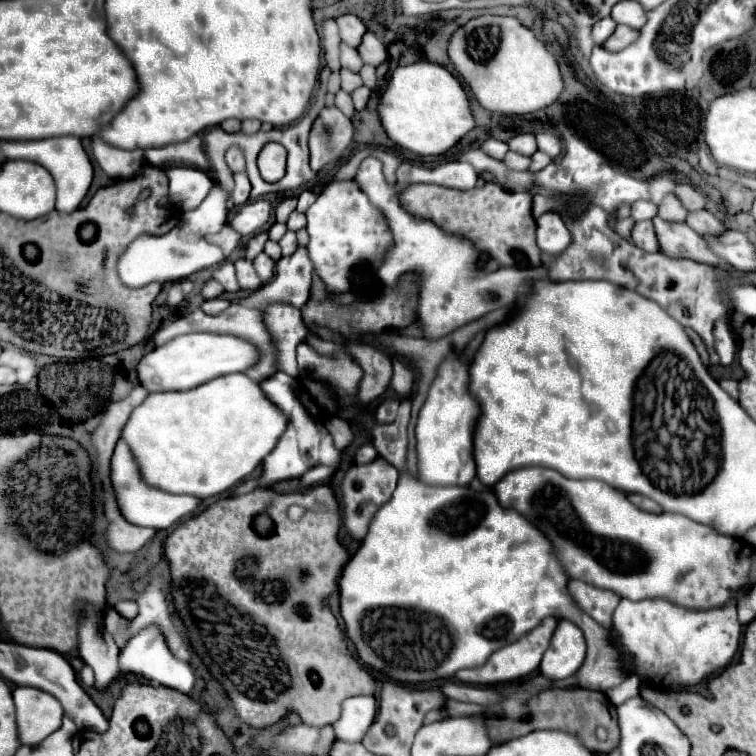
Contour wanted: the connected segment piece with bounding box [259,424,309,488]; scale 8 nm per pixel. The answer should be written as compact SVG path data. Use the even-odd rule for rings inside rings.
M287 424L285 434L277 440L277 446L263 458L263 472L259 478L259 488L269 488L275 482L299 478L309 466L305 464L297 448L297 432Z

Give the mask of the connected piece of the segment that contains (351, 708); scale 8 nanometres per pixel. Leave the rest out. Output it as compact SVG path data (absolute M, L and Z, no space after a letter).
M353 696L341 704L341 716L333 724L335 736L343 742L355 744L361 742L367 728L375 716L375 698L373 696Z

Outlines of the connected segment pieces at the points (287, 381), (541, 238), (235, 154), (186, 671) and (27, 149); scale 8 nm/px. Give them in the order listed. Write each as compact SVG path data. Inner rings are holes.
M285 372L271 374L269 378L265 378L265 382L259 382L263 394L265 394L285 416L289 416L293 404L297 404L297 398L295 398L295 392L293 392L293 384L295 384L295 378L287 376Z
M545 212L537 218L537 244L543 252L567 250L571 246L571 234L557 212Z
M231 146L227 150L227 164L233 166L231 170L233 172L239 172L239 170L245 170L245 158L243 158L243 150L239 150L237 146Z
M149 626L145 630L141 630L137 636L133 636L127 642L125 650L119 652L117 664L119 664L119 670L121 670L119 676L123 676L123 674L135 674L135 676L147 678L149 682L155 682L155 684L161 684L161 686L169 686L173 690L179 690L183 694L187 694L193 688L193 684L195 684L195 674L193 674L191 666L187 662L177 660L169 652L163 634L155 626Z
M61 136L61 138L49 138L49 140L33 140L33 142L3 142L3 154L7 158L19 158L29 160L45 166L57 186L57 204L55 210L59 212L75 212L83 198L87 196L91 182L93 182L93 164L87 156L87 152L81 146L79 138L73 136Z

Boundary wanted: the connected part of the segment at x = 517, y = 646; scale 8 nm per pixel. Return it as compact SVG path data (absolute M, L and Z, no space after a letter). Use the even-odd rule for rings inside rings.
M545 618L537 628L533 628L531 632L527 632L525 636L521 636L517 642L503 646L501 650L497 650L483 666L479 668L471 668L471 670L459 670L455 674L455 678L463 684L477 684L477 686L493 686L493 684L505 684L505 682L513 682L517 678L525 678L529 674L533 674L539 668L541 656L549 646L549 638L553 634L557 626L555 618Z

